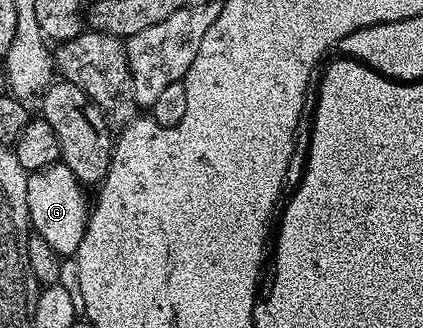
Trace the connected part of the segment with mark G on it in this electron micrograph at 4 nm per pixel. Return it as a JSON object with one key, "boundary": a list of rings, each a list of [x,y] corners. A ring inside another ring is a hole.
{"boundary":[[[35,172],[27,180],[27,217],[29,226],[40,234],[59,255],[74,255],[79,249],[81,240],[87,234],[89,217],[89,194],[79,183],[77,176],[69,172]],[[87,194],[88,198],[87,198]]]}

